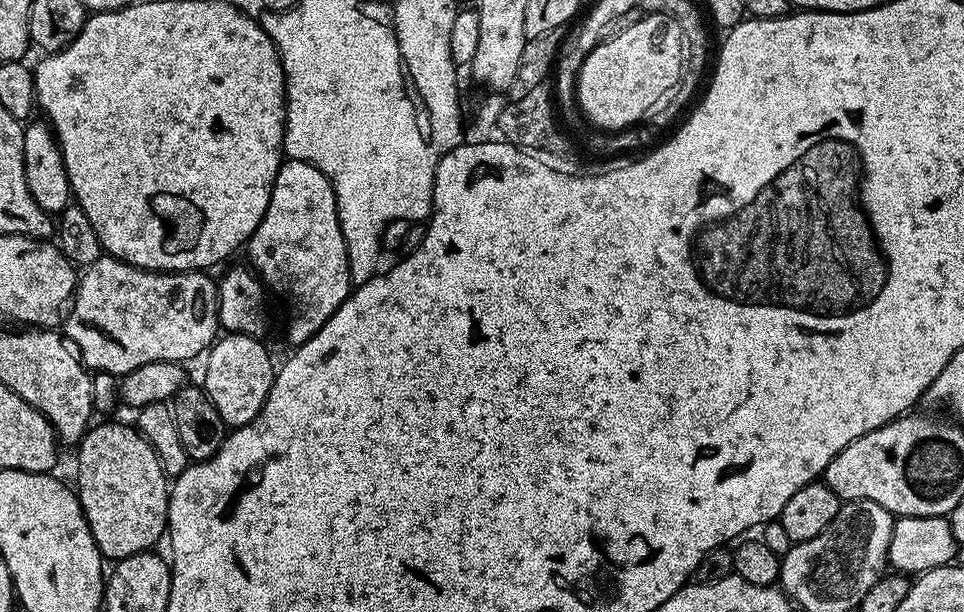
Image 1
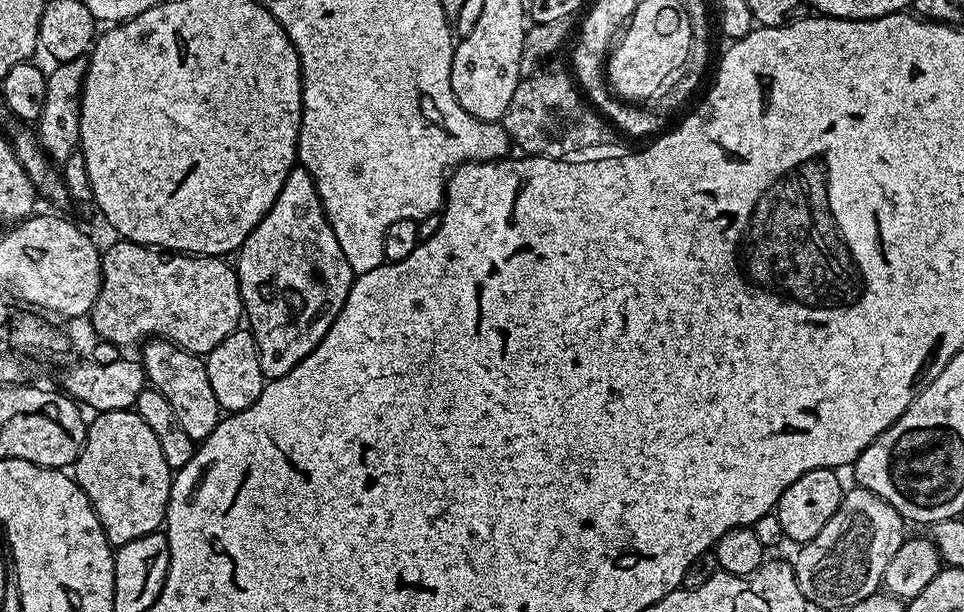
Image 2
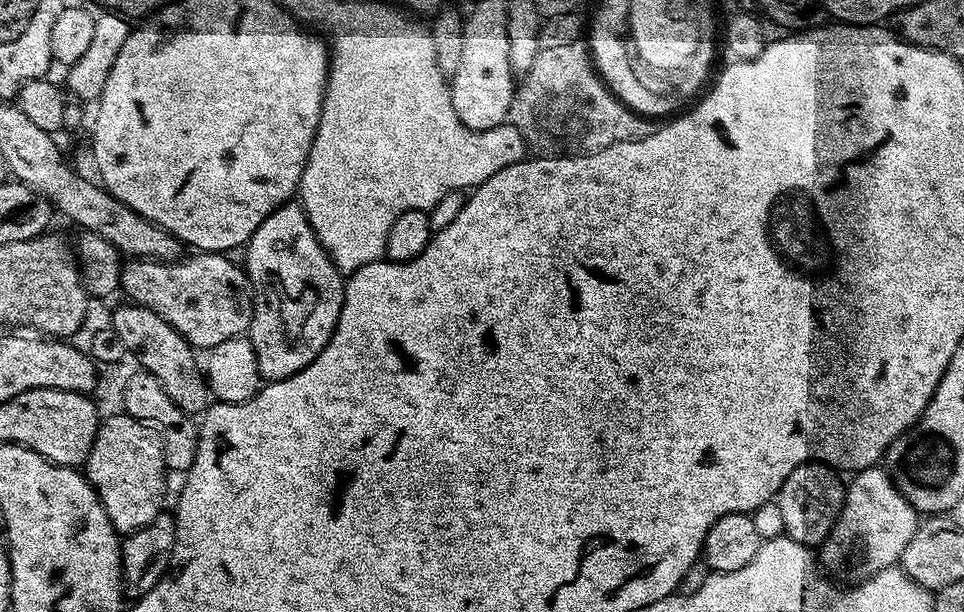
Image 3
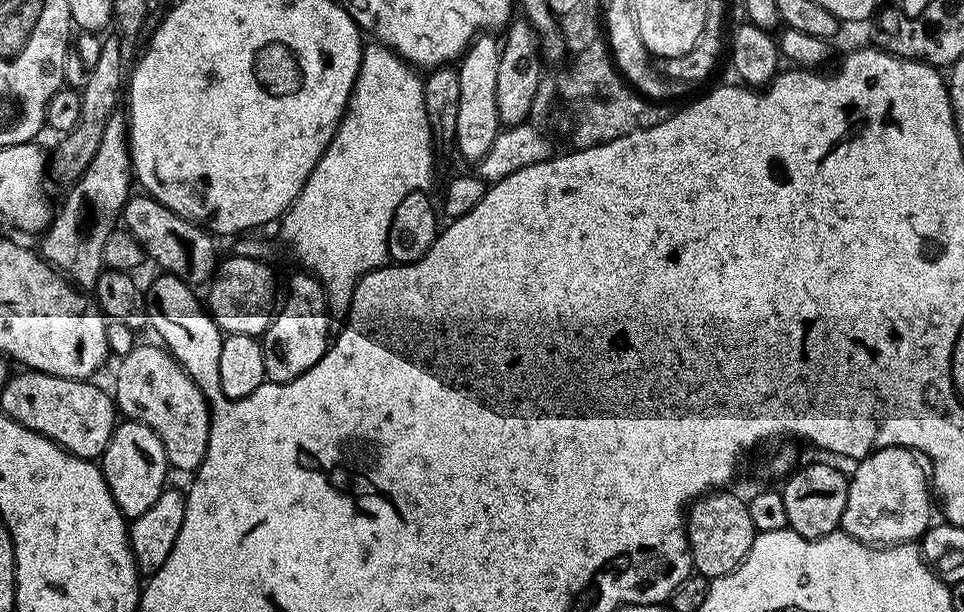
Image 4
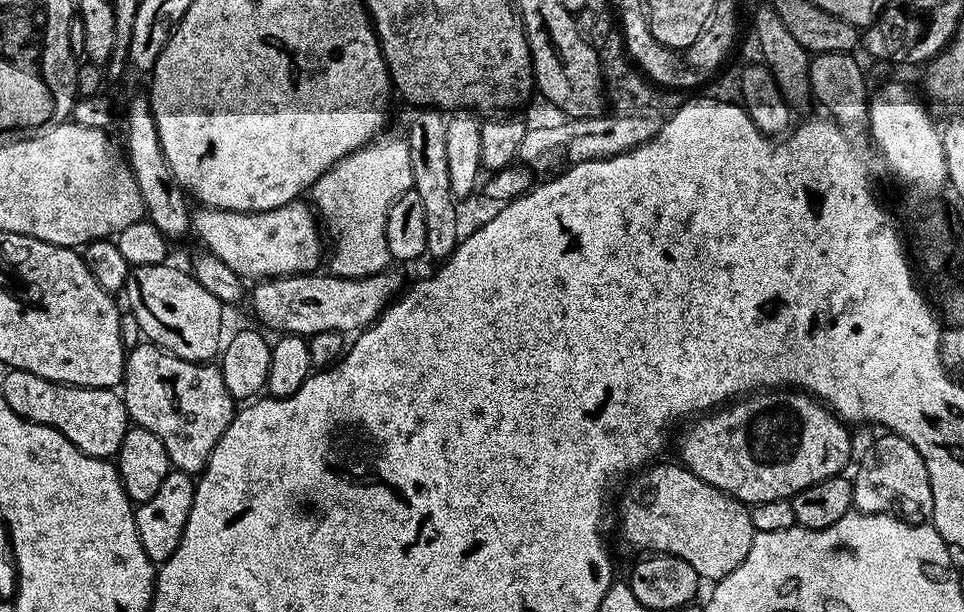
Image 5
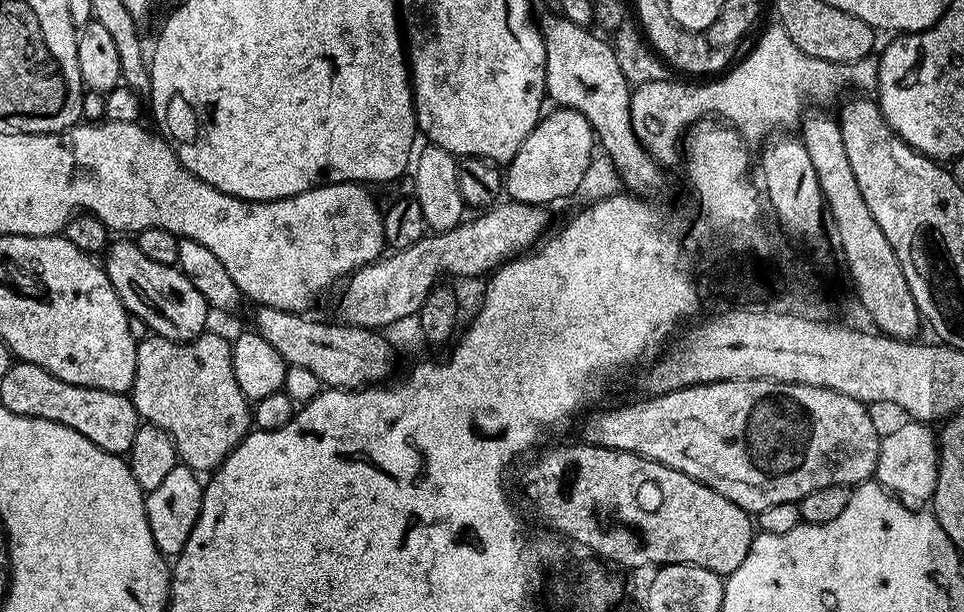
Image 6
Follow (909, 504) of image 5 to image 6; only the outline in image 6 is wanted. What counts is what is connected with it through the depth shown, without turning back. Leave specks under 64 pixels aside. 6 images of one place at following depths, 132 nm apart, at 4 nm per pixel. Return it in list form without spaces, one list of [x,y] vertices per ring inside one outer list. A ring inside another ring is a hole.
[[[909,419],[908,424],[900,424],[893,432],[884,432],[880,438],[878,462],[874,473],[875,483],[887,488],[893,496],[905,501],[928,500],[936,495],[936,479],[940,469],[938,436],[931,432],[927,423]]]

